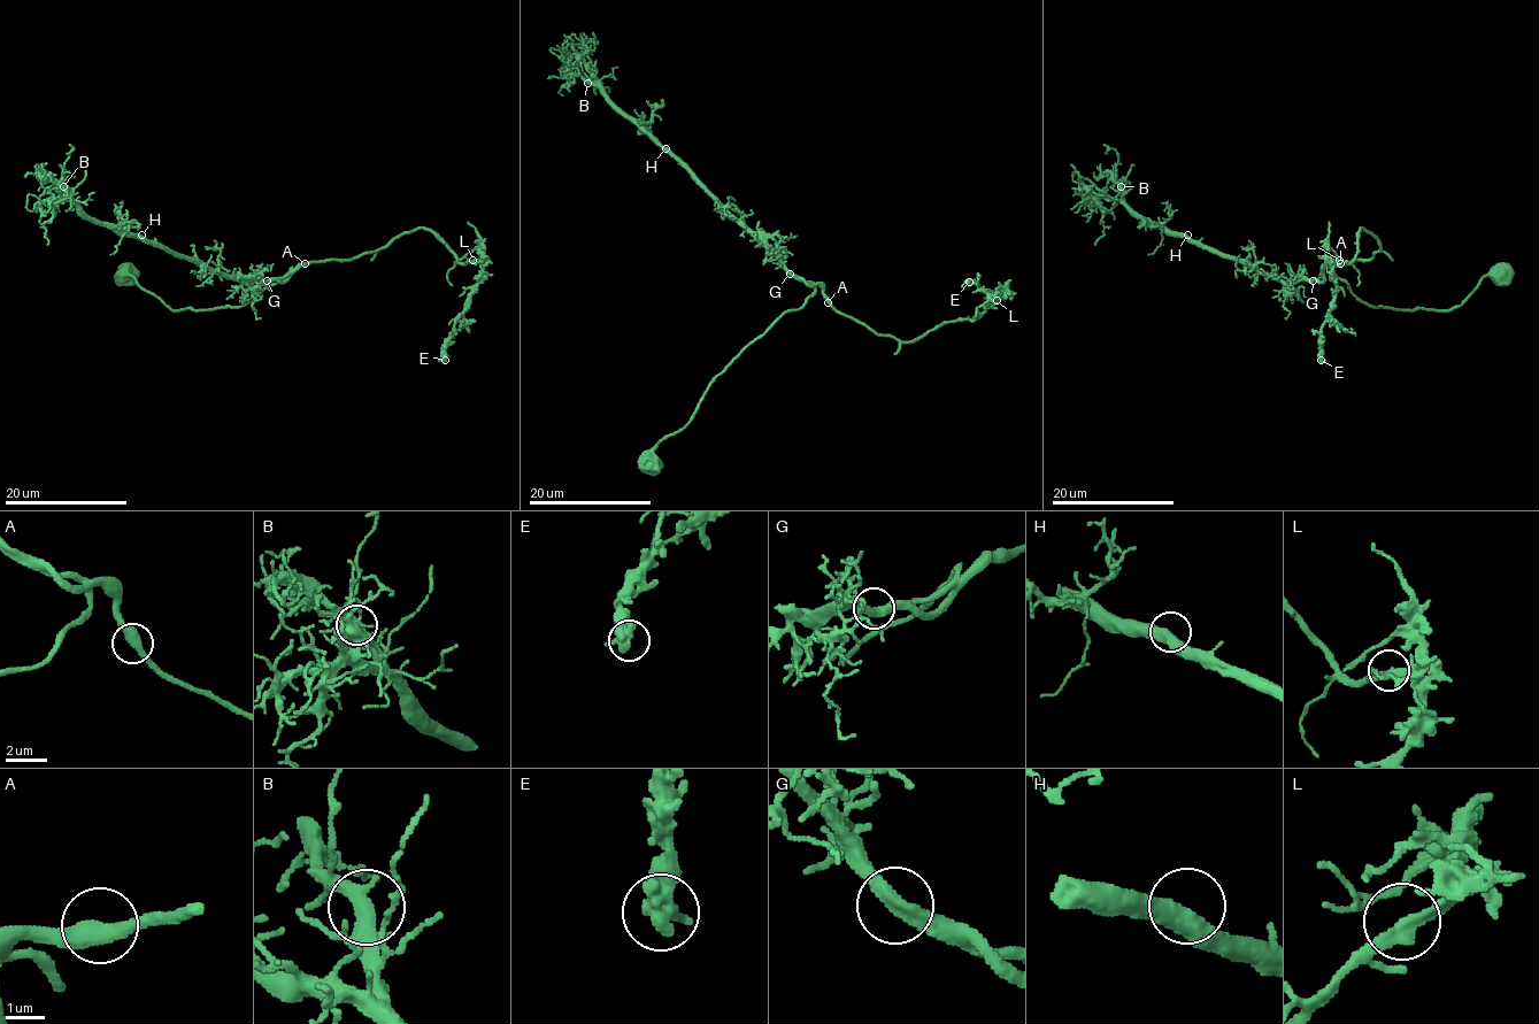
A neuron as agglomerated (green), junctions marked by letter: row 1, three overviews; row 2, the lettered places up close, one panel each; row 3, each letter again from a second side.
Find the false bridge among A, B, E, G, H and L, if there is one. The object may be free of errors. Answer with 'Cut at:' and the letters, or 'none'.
Cut at: none

